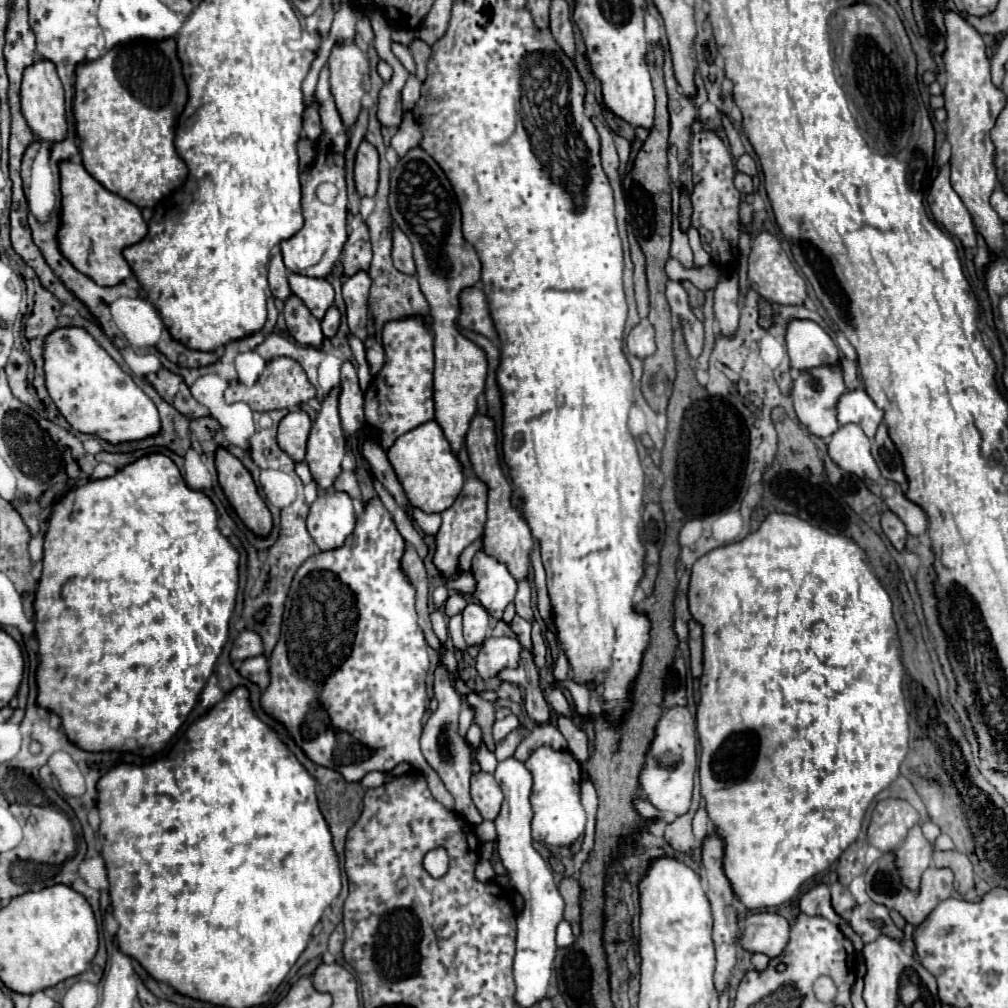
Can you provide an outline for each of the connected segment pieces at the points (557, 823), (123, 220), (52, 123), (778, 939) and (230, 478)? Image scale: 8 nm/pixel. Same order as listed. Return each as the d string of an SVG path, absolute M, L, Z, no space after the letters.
M544 745L530 755L526 767L534 777L534 787L530 795L530 803L534 809L532 819L534 841L554 847L572 845L584 833L586 825L586 813L580 803L580 781L582 781L580 763L574 759L570 751L554 751L552 747Z
M64 161L60 163L60 175L62 227L58 233L58 243L64 257L68 257L68 261L80 269L80 273L104 287L118 285L132 277L132 269L126 263L122 249L146 237L148 225L142 219L142 209L104 189L82 165Z
M36 61L24 71L22 79L22 115L38 141L60 143L66 139L68 123L64 113L64 89L50 61Z
M756 913L744 919L740 945L748 953L780 955L788 943L788 921L774 913Z
M216 449L216 469L220 485L240 519L256 535L268 535L272 529L272 515L258 495L250 471L228 449Z

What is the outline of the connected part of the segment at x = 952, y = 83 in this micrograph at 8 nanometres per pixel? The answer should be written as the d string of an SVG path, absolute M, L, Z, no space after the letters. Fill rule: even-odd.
M944 11L944 25L946 25L946 49L942 53L944 69L946 69L946 139L952 145L952 187L964 201L966 209L970 211L976 229L984 235L988 247L996 253L1004 249L1004 233L1002 221L996 211L990 207L990 193L994 191L996 167L994 155L996 149L990 139L990 131L996 123L996 117L1006 105L1006 95L998 89L990 79L990 59L986 55L986 45L982 35L956 11Z

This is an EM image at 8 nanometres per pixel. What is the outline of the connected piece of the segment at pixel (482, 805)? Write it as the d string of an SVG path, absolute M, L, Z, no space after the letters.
M476 773L470 781L472 787L472 801L480 815L488 821L494 821L500 813L500 805L504 801L500 785L496 785L496 779L490 773Z

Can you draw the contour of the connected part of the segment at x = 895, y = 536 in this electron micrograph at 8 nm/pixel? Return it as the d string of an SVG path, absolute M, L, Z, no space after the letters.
M890 509L882 513L882 531L886 533L886 537L890 539L890 543L892 543L898 551L904 549L908 531L906 531L904 523L900 521L900 517L896 517L896 513L892 513Z

